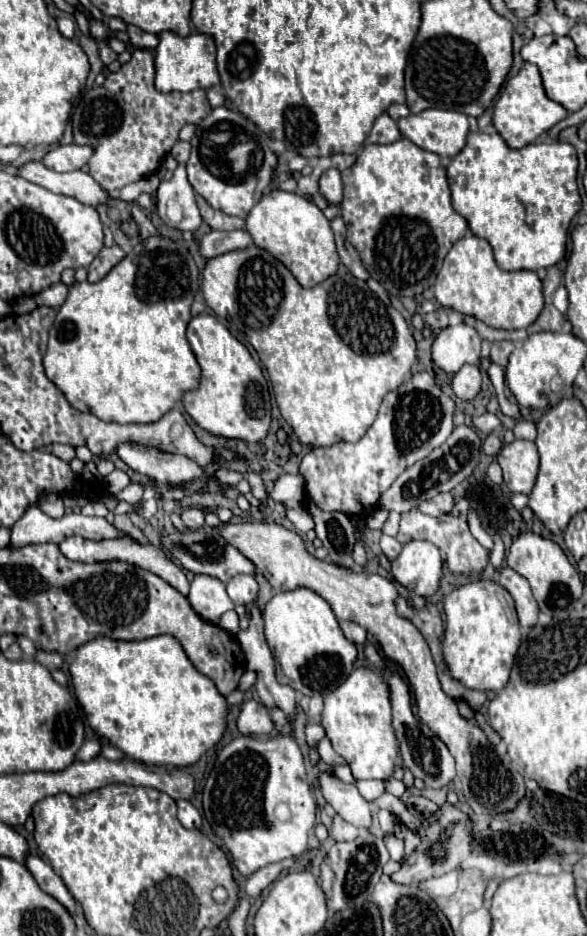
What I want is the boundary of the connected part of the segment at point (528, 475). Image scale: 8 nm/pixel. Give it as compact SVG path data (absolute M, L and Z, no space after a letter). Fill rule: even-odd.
M513 440L501 448L497 462L503 468L503 478L511 492L531 494L539 470L539 454L535 442Z

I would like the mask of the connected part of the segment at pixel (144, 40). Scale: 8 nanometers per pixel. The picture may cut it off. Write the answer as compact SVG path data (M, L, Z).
M129 26L127 28L127 34L129 34L129 40L135 48L147 48L147 50L153 50L157 44L159 44L159 38L155 34L149 34L149 32L143 32L141 28L137 26Z

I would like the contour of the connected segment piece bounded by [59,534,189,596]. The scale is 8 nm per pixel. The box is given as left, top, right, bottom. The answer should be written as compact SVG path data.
M123 534L123 536L119 536L119 538L113 538L113 540L99 540L99 542L95 542L95 540L85 540L85 538L81 538L81 536L71 536L71 538L63 540L63 542L59 544L59 548L61 548L61 552L63 552L69 560L75 560L75 562L93 564L93 562L121 560L121 562L135 564L135 566L139 566L139 568L143 568L143 570L149 570L149 572L161 576L165 582L169 582L173 588L177 588L183 596L189 594L189 580L187 580L185 572L183 572L161 548L157 548L157 546L153 546L153 544L139 544L139 542L135 542L135 540L133 540L131 536L127 536L127 534Z

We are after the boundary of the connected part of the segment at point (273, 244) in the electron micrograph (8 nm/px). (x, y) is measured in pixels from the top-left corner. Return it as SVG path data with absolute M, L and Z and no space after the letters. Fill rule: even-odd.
M279 188L269 190L249 212L245 230L253 236L253 242L257 246L269 250L279 262L283 262L293 272L297 282L305 288L321 284L339 268L339 254L329 220L305 196Z

